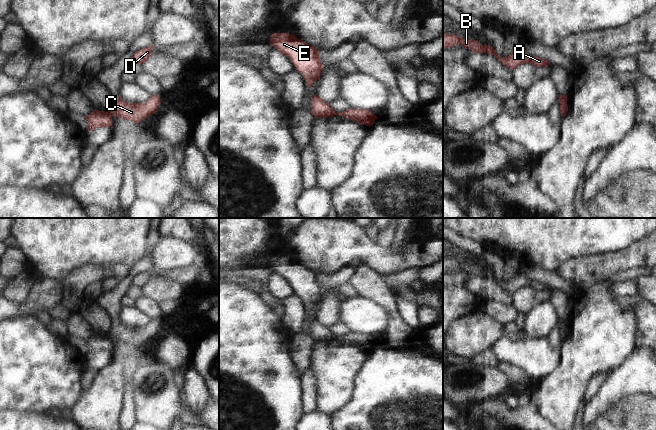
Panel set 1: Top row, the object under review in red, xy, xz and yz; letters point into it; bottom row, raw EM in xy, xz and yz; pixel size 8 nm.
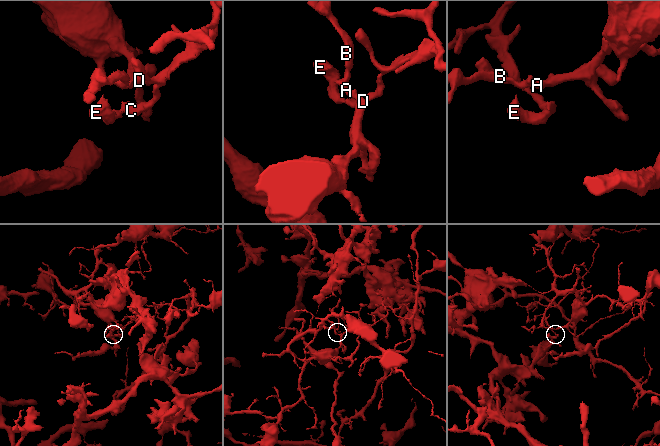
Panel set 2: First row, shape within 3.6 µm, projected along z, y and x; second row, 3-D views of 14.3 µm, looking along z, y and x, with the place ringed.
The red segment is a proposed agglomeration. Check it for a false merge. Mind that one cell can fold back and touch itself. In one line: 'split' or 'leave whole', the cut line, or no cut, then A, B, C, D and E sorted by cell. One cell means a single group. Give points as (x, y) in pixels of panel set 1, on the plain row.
split | xy (109, 337), (112, 340) | A B C D / E

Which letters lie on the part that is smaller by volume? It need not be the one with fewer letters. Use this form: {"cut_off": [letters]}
{"cut_off": ["E"]}

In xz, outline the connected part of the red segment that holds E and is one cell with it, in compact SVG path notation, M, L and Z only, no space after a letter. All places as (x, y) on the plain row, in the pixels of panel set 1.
M276 256L271 259L270 268L278 273L281 279L290 282L296 294L303 299L307 312L320 303L324 289L320 285L321 277L315 271L293 258Z

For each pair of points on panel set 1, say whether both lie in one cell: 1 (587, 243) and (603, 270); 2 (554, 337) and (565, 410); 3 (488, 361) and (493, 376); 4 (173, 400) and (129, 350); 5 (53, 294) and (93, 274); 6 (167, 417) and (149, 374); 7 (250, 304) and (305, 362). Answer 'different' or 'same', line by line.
1: different
2: different
3: different
4: different
5: different
6: same
7: different

